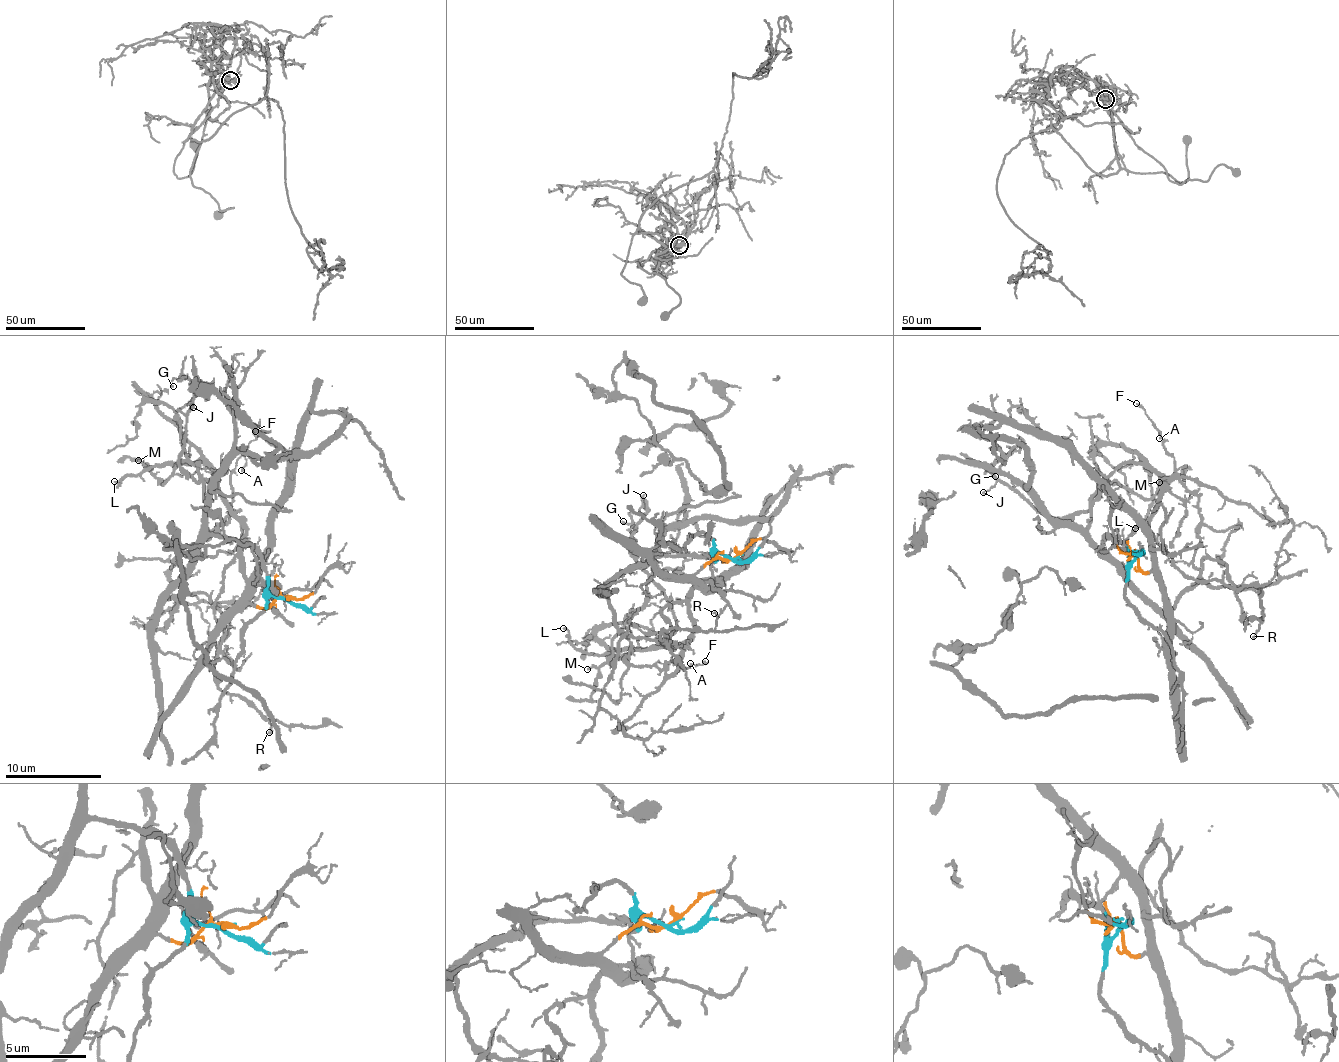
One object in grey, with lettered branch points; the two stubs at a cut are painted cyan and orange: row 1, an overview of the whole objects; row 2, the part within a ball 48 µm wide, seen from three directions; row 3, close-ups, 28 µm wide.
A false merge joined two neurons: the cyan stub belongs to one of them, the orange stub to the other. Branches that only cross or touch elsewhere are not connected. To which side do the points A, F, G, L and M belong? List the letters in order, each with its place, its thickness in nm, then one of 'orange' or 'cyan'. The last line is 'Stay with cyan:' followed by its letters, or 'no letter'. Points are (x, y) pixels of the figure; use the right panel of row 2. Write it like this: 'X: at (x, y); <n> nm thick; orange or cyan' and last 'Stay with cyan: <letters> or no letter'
A: at (1159, 438); 110 nm thick; cyan
F: at (1136, 403); 150 nm thick; cyan
G: at (995, 476); 100 nm thick; cyan
L: at (1135, 528); 120 nm thick; orange
M: at (1159, 482); 160 nm thick; cyan
Stay with cyan: A, F, G, M

